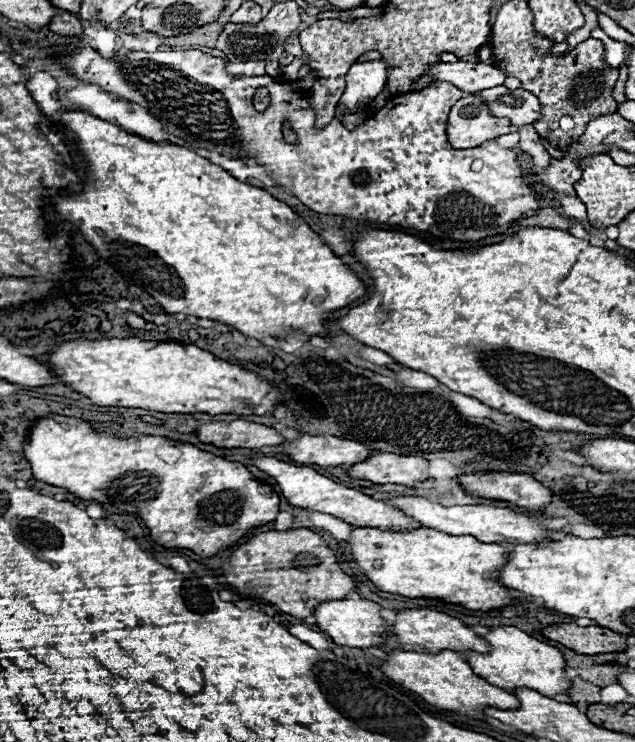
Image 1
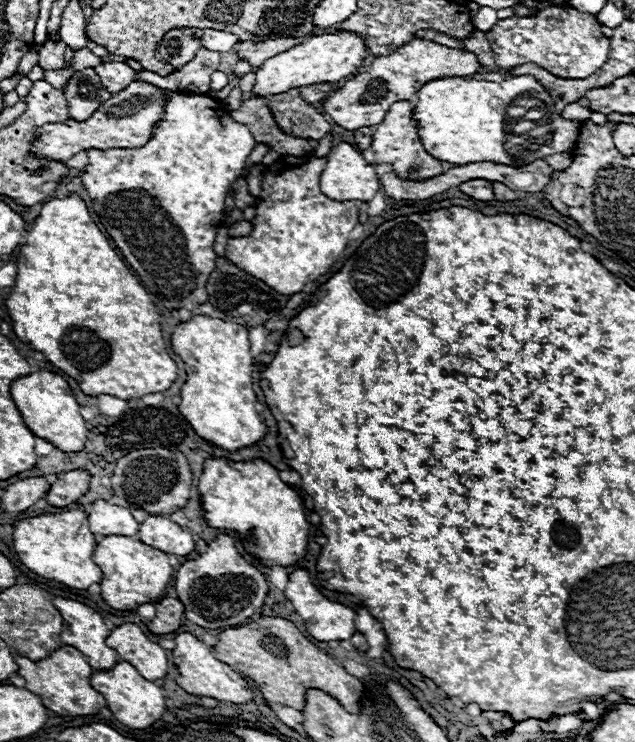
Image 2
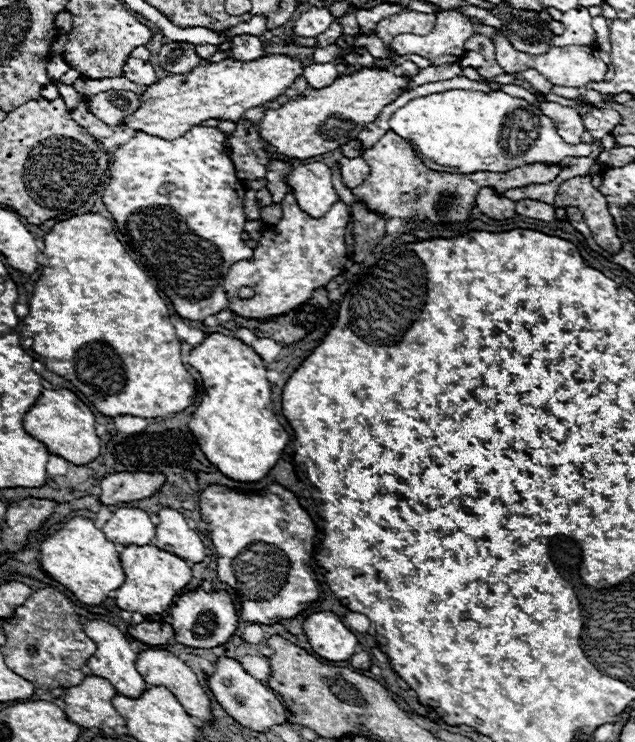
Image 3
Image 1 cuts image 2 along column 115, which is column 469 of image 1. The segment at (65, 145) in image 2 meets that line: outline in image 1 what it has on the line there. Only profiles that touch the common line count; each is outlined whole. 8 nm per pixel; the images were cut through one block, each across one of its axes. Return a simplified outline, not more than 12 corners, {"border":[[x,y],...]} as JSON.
{"border":[[474,94],[452,106],[448,142],[476,148],[510,132]]}

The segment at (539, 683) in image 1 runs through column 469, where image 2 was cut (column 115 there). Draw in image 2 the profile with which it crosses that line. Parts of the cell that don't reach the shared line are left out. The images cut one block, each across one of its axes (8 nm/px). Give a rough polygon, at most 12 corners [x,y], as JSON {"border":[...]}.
{"border":[[62,596],[52,604],[68,624],[62,644],[76,646],[94,670],[112,668],[110,630],[90,606]]}

